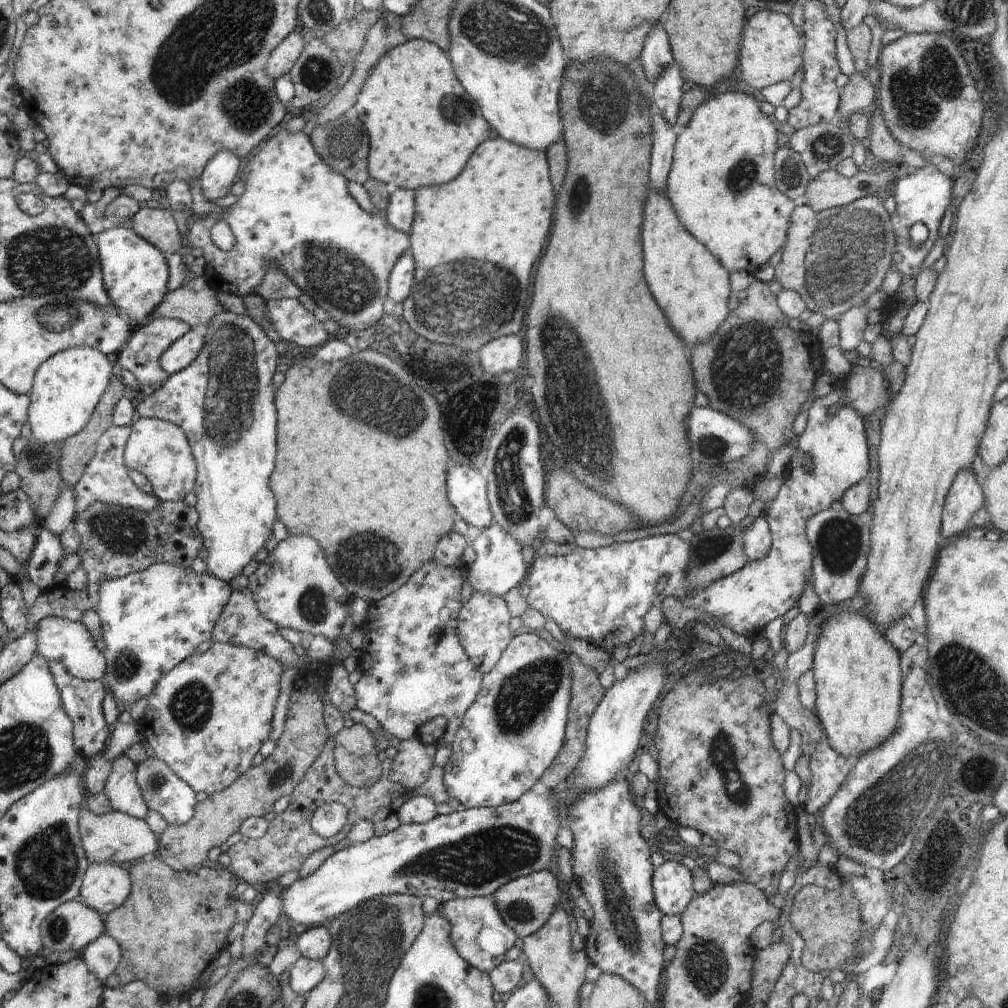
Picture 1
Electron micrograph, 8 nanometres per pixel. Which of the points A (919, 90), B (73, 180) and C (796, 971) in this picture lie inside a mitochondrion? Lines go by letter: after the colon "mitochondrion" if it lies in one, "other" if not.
A: mitochondrion
B: other
C: other

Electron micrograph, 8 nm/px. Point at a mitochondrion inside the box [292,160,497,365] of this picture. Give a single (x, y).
(342, 279)

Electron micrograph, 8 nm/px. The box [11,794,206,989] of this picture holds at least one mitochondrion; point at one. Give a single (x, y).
(57, 929)

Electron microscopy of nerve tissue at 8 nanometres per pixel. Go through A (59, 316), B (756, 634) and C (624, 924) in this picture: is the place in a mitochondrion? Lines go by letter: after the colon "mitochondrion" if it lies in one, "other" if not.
A: mitochondrion
B: other
C: mitochondrion

